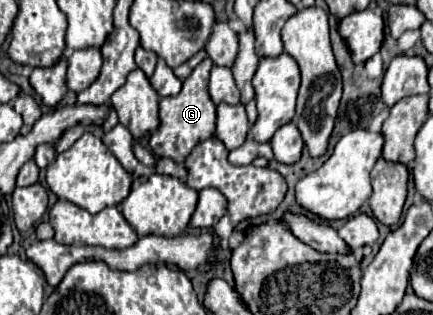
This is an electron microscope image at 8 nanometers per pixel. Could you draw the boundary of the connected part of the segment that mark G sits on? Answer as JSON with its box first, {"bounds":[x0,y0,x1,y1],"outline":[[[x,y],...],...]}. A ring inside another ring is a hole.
{"bounds":[149,58,215,162],"outline":[[[205,58],[185,80],[183,90],[177,96],[161,98],[159,102],[159,128],[153,136],[149,136],[149,146],[159,158],[173,158],[175,162],[185,162],[185,158],[191,154],[191,150],[203,142],[213,138],[215,134],[215,104],[211,102],[211,96],[207,92],[207,78],[211,72],[211,58]]]}

